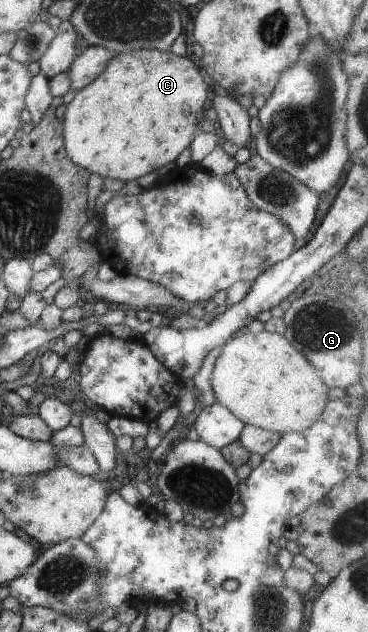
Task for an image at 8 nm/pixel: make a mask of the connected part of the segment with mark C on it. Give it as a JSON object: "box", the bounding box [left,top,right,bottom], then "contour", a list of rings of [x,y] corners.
{"box":[63,50,209,182],"contour":[[[133,50],[130,52],[117,53],[107,67],[81,91],[75,94],[75,97],[68,103],[67,110],[63,117],[64,123],[64,146],[68,153],[69,159],[77,166],[85,168],[89,174],[97,173],[101,177],[109,177],[109,179],[121,179],[121,181],[128,182],[149,172],[155,172],[166,163],[175,161],[179,154],[191,145],[195,136],[201,132],[199,129],[199,122],[205,118],[206,109],[209,106],[207,100],[207,84],[205,84],[204,74],[199,72],[199,68],[195,63],[185,56],[179,56],[172,51],[159,50]]]}

